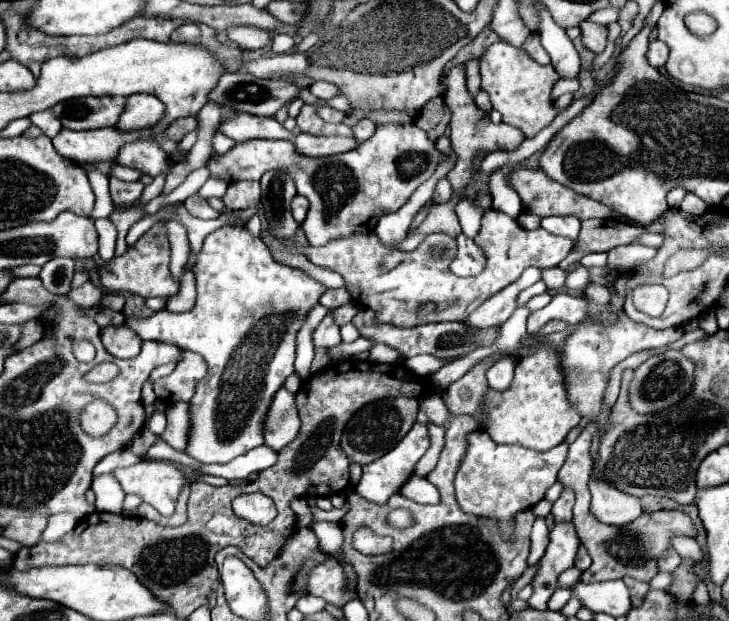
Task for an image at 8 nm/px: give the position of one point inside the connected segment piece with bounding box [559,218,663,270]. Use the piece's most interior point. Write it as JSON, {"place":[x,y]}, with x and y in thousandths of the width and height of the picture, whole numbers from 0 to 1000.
{"place":[819,378]}

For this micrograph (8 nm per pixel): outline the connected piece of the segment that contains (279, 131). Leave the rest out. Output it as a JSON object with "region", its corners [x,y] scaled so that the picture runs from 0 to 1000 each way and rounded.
{"region":[[[336,180],[306,193],[300,200],[300,213],[309,219],[320,222],[322,229],[336,229],[336,225],[402,225],[405,213],[394,209],[388,200],[383,200],[377,190],[355,190],[355,187],[342,187]]]}

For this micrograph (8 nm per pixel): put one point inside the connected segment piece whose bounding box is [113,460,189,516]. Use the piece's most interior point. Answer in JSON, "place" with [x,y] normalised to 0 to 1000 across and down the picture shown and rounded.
{"place":[218,778]}

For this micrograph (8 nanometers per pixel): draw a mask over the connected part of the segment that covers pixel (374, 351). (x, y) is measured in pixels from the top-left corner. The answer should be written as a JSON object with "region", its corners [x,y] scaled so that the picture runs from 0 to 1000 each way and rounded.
{"region":[[[514,554],[509,560],[509,567],[506,567],[506,580],[509,583],[531,583],[531,586],[539,586],[539,583],[553,580],[553,576],[545,570],[545,564],[536,564],[528,554]]]}

